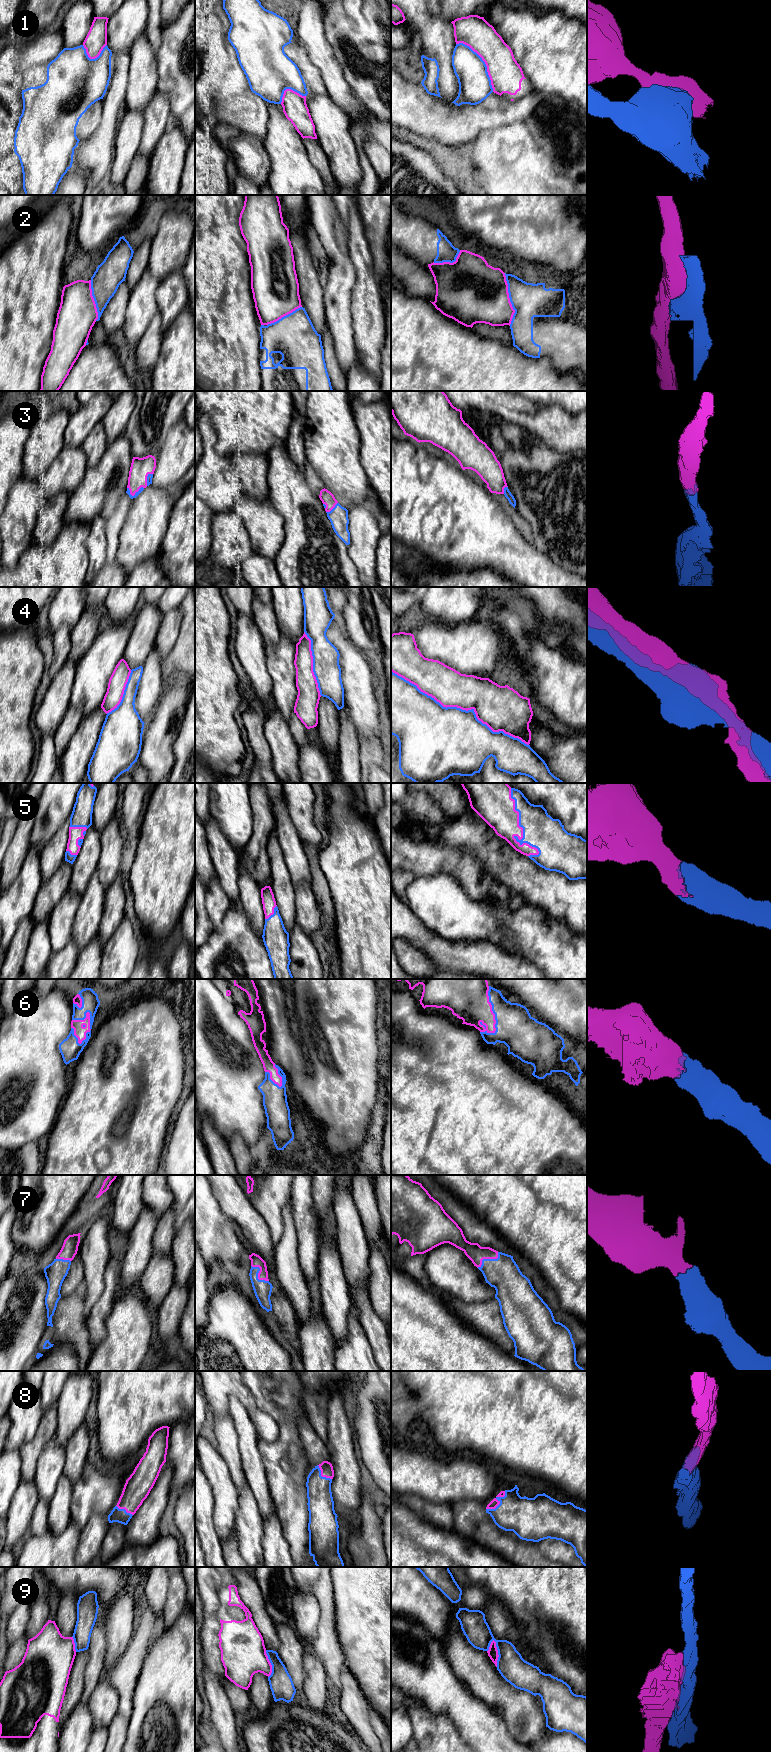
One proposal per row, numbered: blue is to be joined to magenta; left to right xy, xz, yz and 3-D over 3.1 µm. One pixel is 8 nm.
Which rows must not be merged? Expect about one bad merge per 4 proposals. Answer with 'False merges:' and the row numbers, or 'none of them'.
False merges: 1, 2, 4, 9

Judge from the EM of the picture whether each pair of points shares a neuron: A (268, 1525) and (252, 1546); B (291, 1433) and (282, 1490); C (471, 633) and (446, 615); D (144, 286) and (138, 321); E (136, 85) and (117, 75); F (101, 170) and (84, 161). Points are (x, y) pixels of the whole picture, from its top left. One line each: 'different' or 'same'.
A: different
B: same
C: different
D: same
E: different
F: same

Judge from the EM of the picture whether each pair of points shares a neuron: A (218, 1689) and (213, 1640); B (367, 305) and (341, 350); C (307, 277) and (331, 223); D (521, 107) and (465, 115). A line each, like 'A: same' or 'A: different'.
A: different
B: different
C: different
D: same

